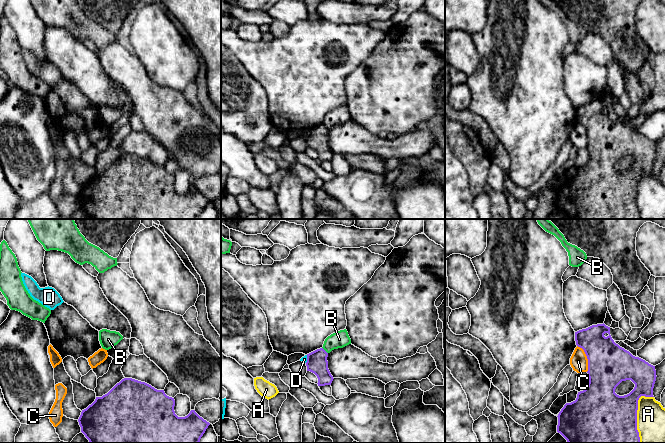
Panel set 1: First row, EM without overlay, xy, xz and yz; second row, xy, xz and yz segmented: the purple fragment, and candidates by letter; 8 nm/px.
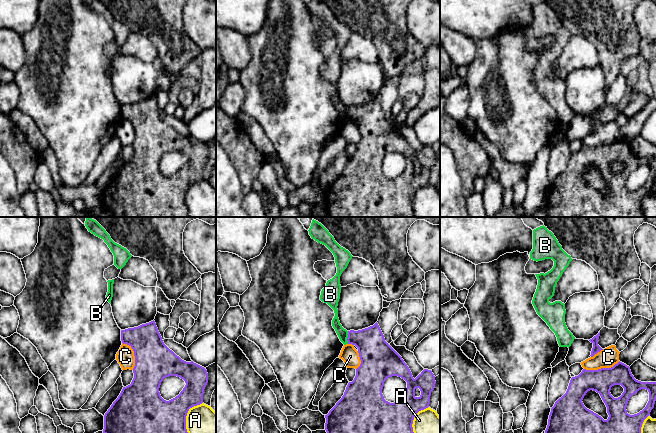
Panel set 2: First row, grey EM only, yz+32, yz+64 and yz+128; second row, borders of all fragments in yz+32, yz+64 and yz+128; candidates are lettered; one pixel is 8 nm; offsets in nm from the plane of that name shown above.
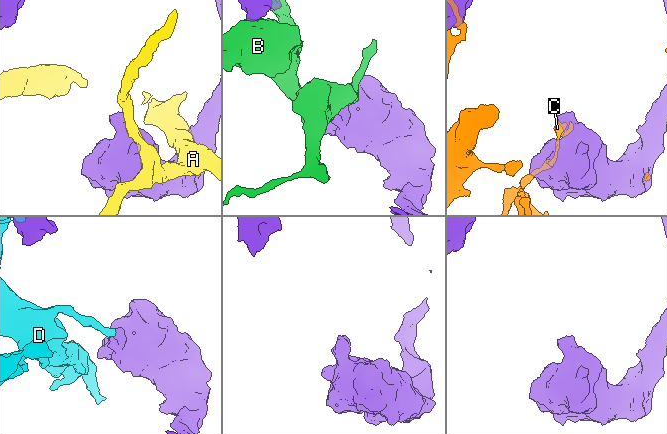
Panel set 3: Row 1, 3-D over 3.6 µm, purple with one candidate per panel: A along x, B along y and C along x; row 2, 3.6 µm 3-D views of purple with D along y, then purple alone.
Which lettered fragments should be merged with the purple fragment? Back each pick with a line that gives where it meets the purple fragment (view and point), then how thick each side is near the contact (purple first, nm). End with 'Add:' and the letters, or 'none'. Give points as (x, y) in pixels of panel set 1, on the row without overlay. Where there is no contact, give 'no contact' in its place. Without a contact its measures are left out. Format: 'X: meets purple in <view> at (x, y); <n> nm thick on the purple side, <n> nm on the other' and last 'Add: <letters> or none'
Add: none

